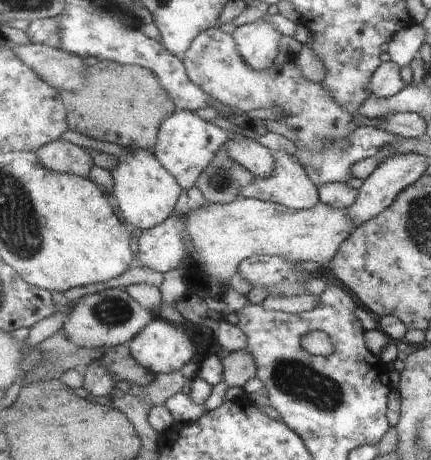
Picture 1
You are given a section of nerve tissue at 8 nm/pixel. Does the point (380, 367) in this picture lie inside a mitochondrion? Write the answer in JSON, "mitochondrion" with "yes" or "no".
{"mitochondrion":"no"}

